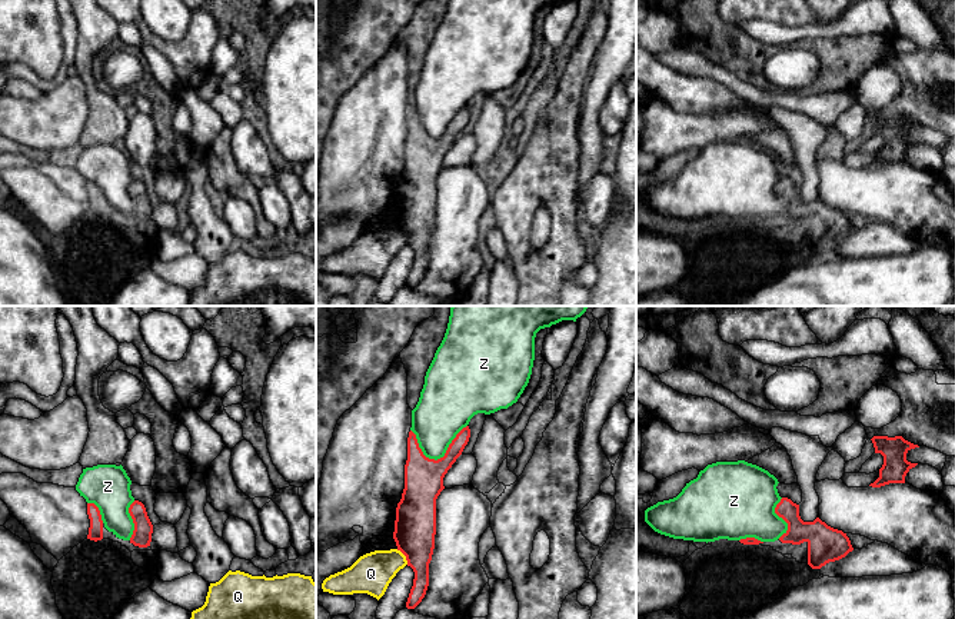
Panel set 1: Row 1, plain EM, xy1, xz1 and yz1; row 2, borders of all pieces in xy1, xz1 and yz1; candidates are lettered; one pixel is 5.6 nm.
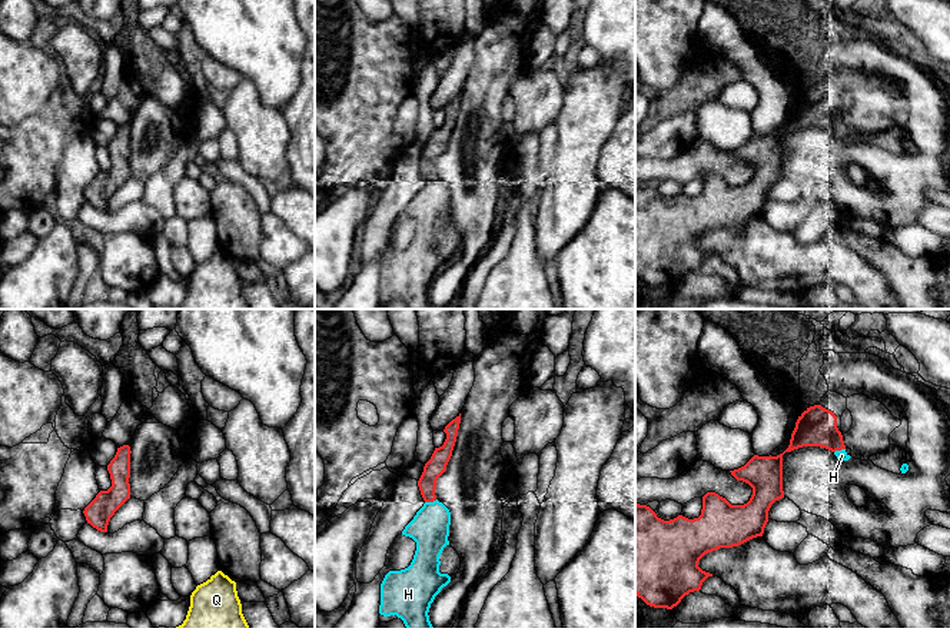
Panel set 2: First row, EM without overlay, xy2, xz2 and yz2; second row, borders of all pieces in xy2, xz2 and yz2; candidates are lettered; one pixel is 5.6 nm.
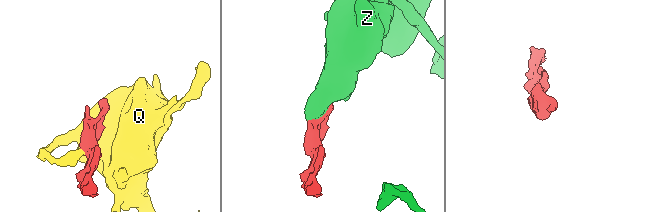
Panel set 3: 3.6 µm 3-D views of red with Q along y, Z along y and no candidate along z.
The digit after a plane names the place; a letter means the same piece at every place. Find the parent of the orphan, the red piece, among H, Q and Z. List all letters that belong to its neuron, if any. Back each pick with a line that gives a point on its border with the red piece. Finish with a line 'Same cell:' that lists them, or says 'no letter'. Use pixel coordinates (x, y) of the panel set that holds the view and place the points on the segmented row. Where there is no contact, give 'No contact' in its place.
H: Touches red at xz2 (431, 501)
Same cell: H

